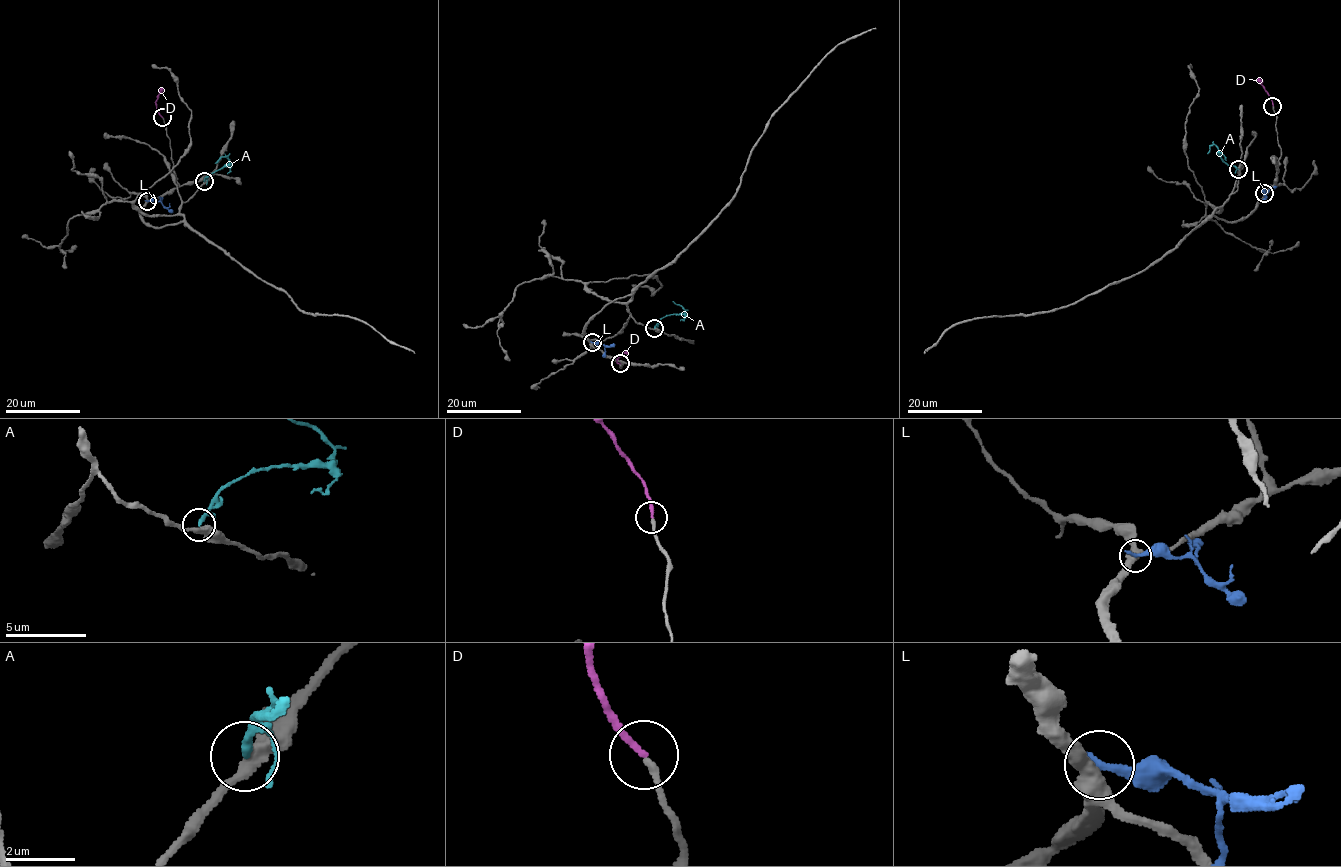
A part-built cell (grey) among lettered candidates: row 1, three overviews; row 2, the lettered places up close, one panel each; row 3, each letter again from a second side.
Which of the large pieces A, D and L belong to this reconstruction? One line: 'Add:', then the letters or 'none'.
Add: D

